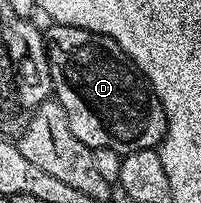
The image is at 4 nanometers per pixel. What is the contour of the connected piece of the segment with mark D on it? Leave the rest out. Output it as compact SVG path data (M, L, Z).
M54 23L48 26L45 44L51 87L54 100L61 103L69 119L69 131L92 151L109 148L126 155L162 145L167 134L167 112L119 44L104 33L81 27Z

